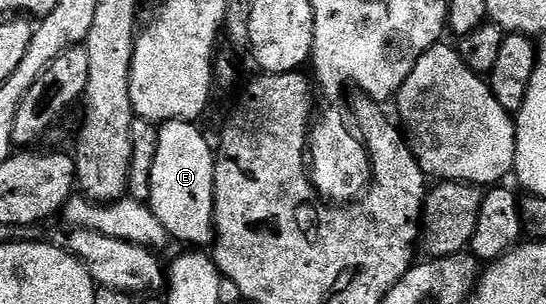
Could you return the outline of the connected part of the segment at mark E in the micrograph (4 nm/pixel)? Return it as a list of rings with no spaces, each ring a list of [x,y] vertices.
[[[196,122],[159,123],[158,156],[154,156],[154,172],[150,172],[150,196],[147,205],[152,207],[154,216],[162,220],[169,239],[185,242],[188,248],[208,248],[213,245],[216,228],[216,197],[214,196],[214,172],[216,171],[216,154],[214,146],[204,139]]]

